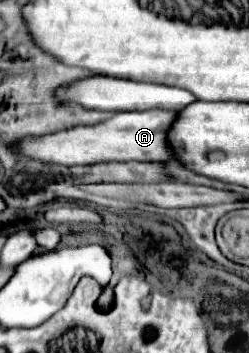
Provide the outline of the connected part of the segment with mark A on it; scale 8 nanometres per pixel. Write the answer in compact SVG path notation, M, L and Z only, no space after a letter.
M161 109L129 111L116 113L111 119L97 123L93 127L73 127L45 137L23 139L19 151L27 157L35 157L47 163L61 163L61 165L89 165L99 161L159 161L161 157L169 157L163 163L175 165L181 171L189 171L175 161L177 155L167 139L167 133L173 121L177 119L177 111L161 111Z

